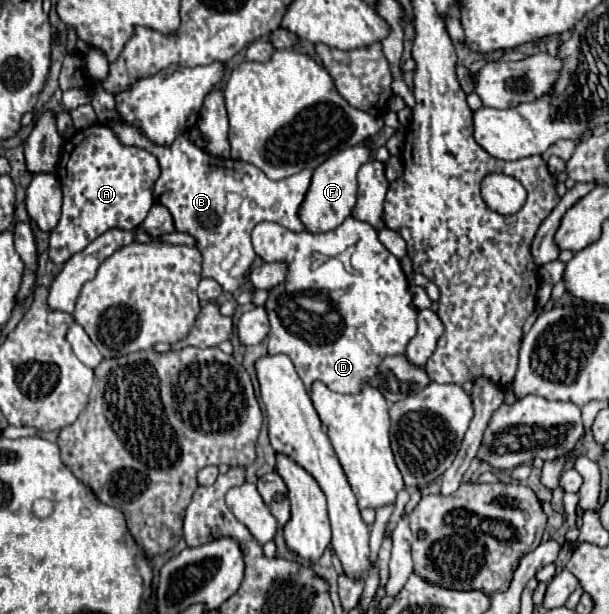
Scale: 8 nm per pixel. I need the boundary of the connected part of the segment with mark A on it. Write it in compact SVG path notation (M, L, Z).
M87 127L65 141L57 165L63 189L63 211L59 225L49 237L49 257L61 265L109 229L135 231L153 207L153 183L159 177L155 157L137 147L115 143L107 127Z

